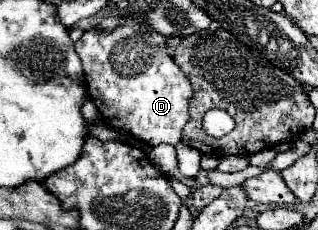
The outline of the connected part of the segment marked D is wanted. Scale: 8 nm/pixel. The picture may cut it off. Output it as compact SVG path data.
M107 16L75 42L81 58L87 92L105 124L133 134L149 146L181 142L181 130L189 120L187 100L193 96L187 76L163 46L165 38L133 18Z

